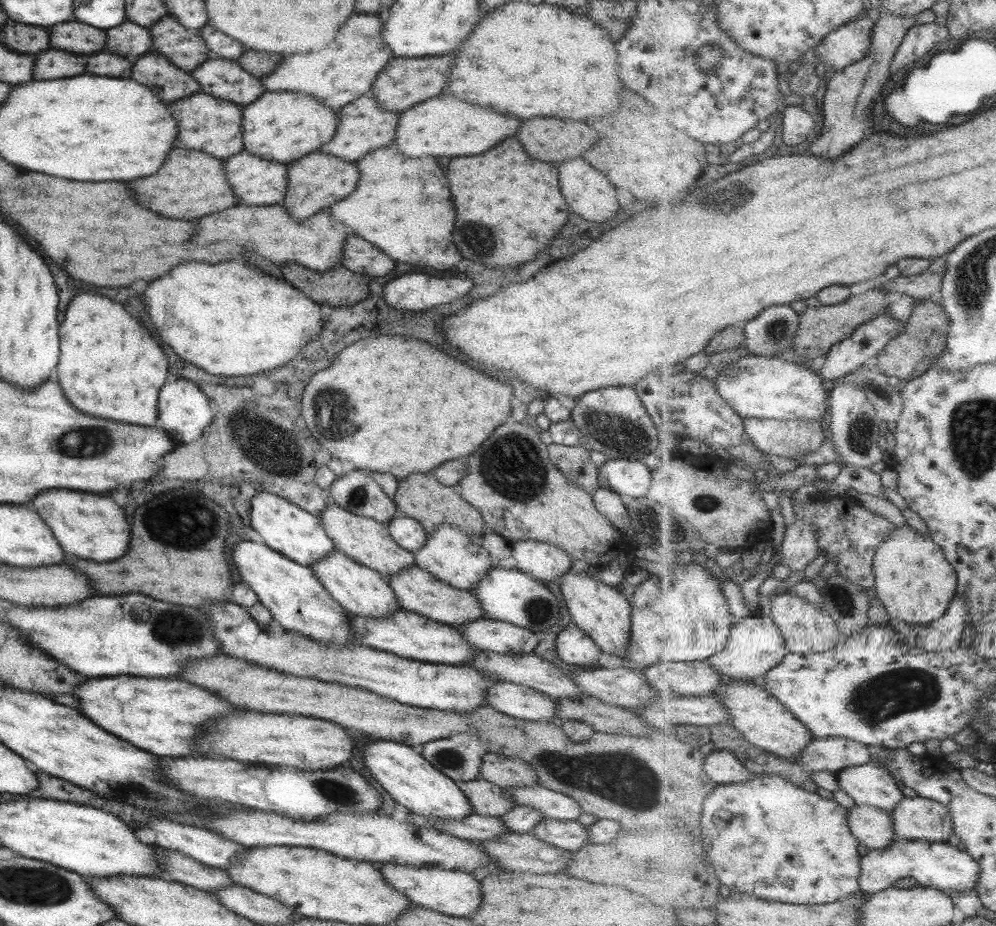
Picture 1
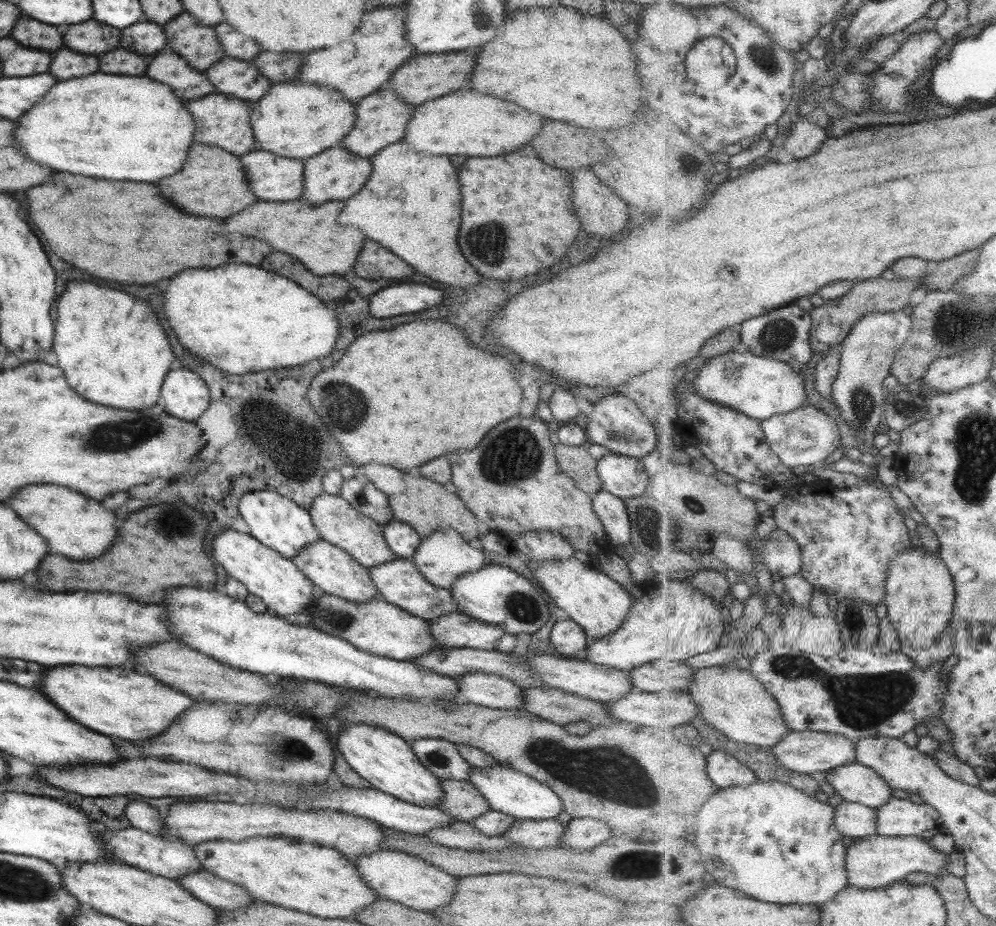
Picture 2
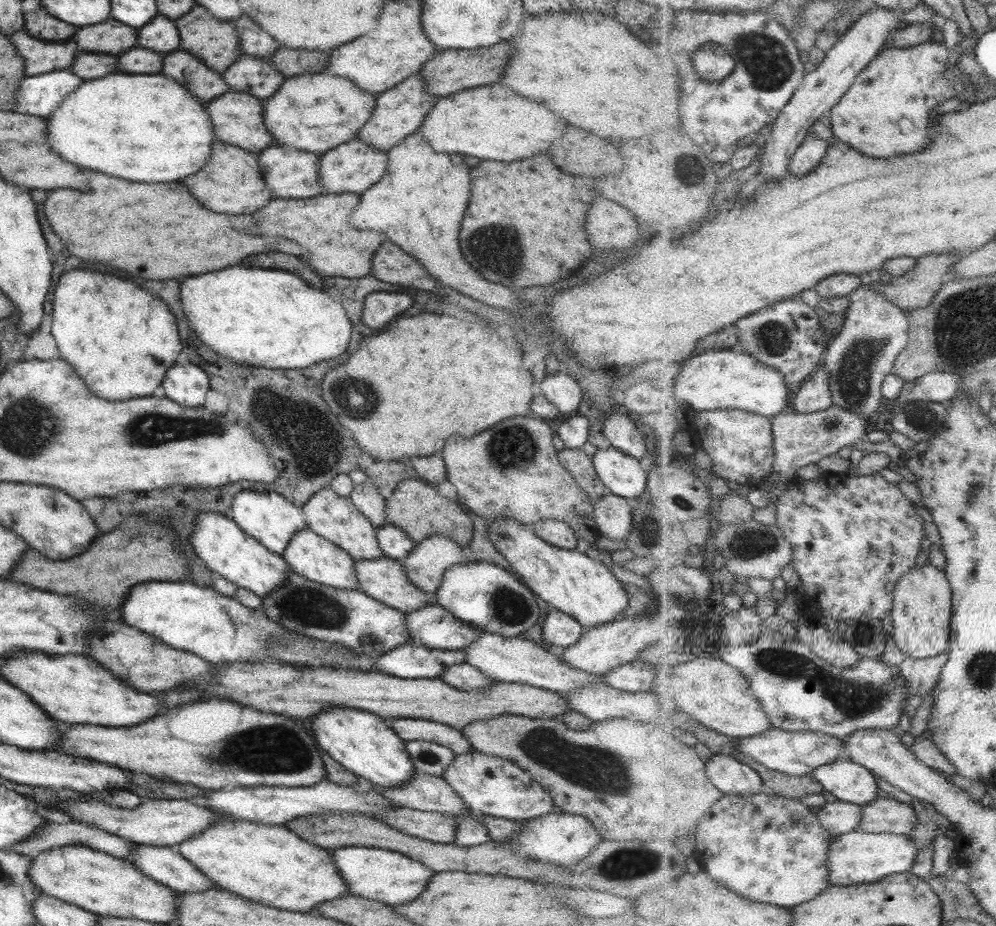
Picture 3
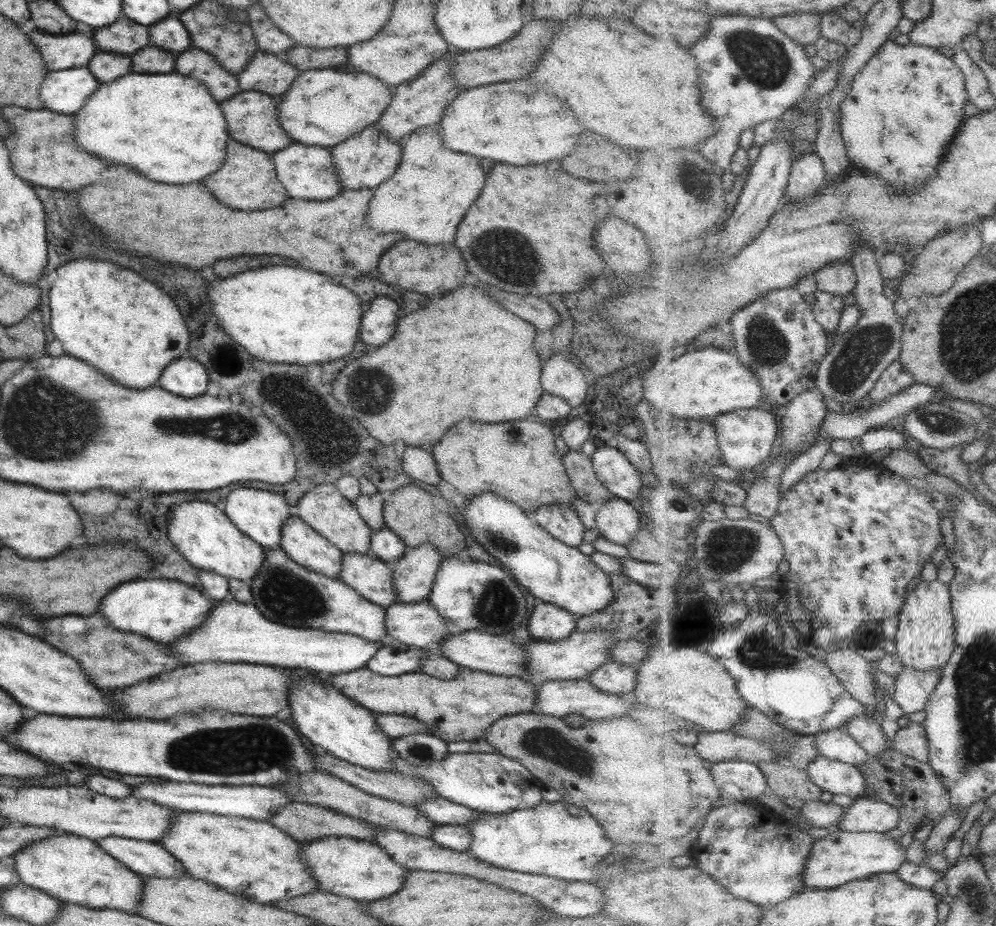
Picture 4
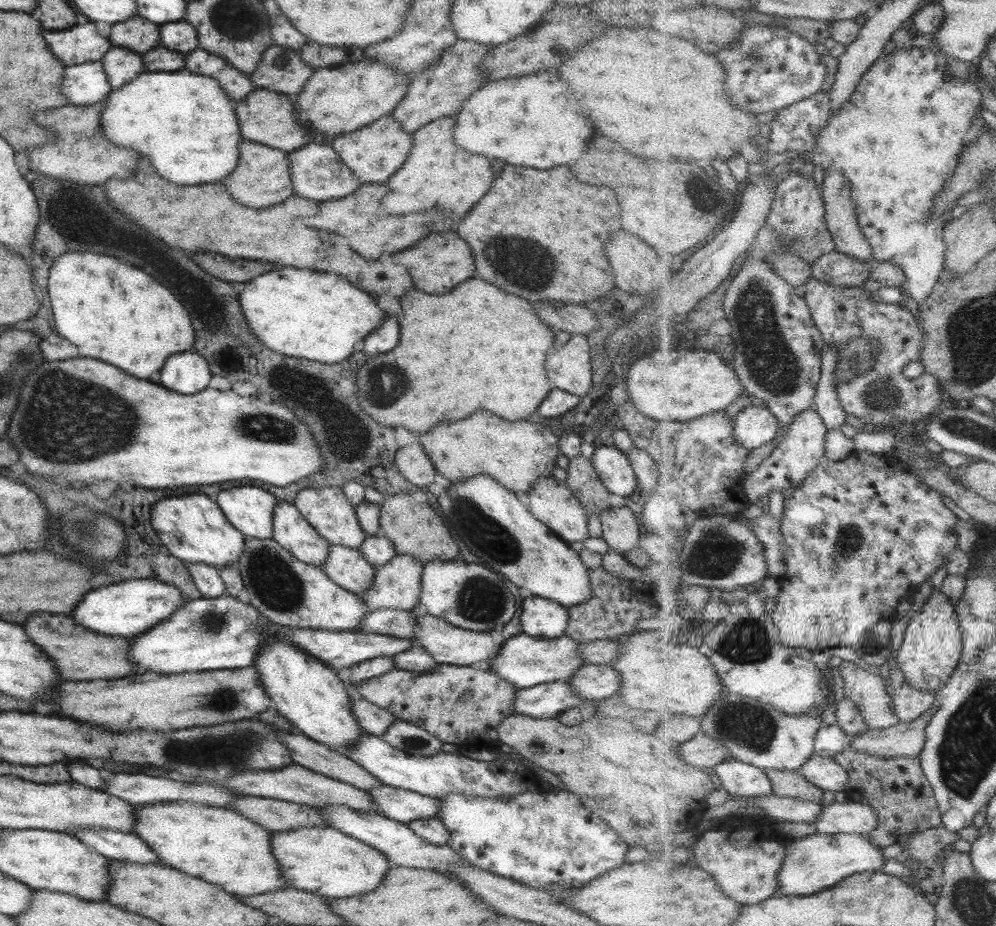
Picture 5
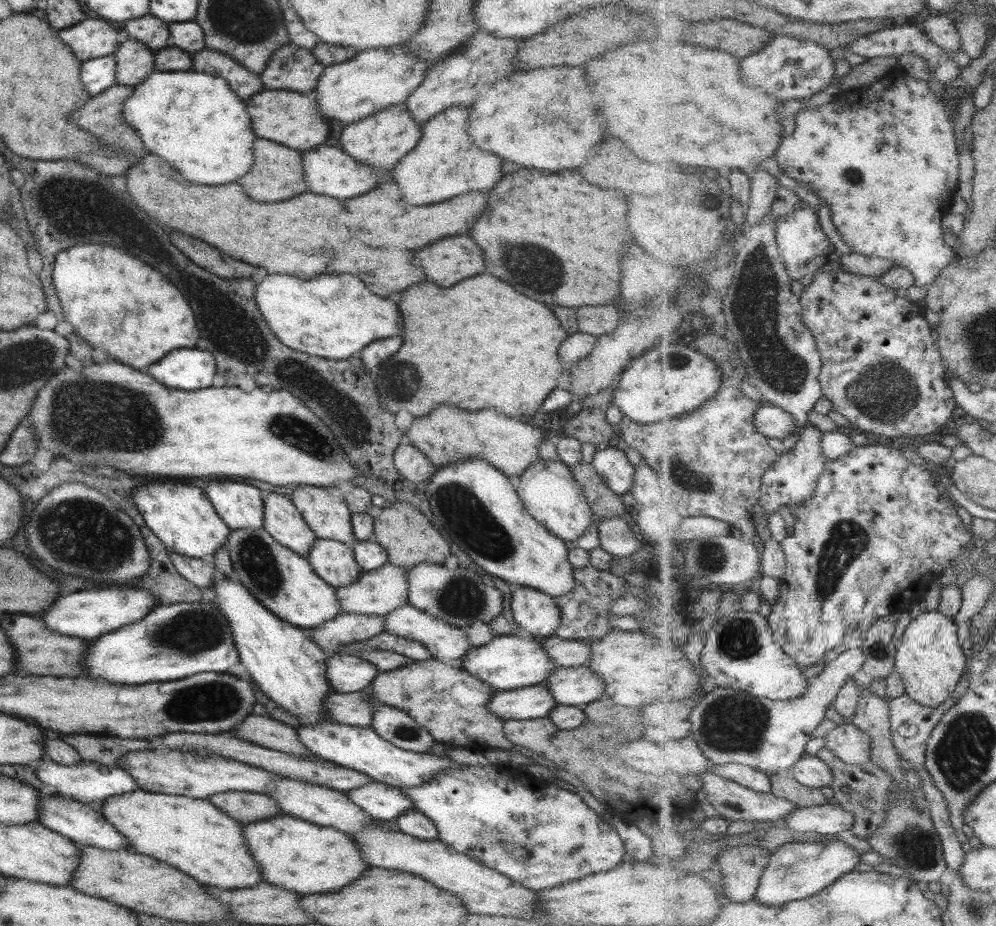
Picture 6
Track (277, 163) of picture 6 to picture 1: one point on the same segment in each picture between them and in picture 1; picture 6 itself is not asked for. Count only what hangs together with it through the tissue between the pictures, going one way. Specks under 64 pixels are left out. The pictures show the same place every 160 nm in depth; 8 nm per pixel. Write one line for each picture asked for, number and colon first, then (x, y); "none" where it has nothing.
1: (189, 185)
2: (211, 183)
3: (231, 183)
4: (246, 181)
5: (262, 178)

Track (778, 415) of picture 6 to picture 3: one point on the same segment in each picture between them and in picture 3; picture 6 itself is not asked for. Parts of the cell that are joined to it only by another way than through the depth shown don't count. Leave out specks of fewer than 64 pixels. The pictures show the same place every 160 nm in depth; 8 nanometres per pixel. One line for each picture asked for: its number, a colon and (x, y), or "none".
3: (740, 443)
4: (746, 436)
5: (755, 425)

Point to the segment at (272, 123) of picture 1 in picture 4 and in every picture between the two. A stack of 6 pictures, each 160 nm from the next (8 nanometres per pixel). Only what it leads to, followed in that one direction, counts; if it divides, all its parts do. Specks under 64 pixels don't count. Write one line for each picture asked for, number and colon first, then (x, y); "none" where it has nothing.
2: (292, 120)
3: (315, 112)
4: (322, 108)

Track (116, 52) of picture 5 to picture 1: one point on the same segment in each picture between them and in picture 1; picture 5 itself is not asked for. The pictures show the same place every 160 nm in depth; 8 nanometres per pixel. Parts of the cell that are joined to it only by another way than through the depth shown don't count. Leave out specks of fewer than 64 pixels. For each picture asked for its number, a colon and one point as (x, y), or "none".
1: (51, 64)
2: (65, 64)
3: (88, 66)
4: (106, 67)

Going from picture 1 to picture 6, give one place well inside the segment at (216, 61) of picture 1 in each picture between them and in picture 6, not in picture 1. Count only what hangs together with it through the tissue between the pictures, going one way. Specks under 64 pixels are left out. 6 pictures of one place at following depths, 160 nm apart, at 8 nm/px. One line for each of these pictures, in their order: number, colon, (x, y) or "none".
2: (239, 79)
3: (250, 75)
4: (266, 73)
5: (280, 70)
6: (292, 68)

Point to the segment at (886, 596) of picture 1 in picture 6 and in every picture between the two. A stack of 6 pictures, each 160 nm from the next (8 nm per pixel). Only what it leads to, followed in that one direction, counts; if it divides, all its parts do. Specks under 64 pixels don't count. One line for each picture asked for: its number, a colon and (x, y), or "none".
2: (921, 595)
3: (923, 600)
4: (926, 639)
5: (933, 643)
6: (931, 662)

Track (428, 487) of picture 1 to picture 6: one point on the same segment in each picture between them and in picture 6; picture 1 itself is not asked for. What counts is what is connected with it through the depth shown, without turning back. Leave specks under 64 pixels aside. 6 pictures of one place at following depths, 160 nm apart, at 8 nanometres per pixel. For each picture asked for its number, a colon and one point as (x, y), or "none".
2: (425, 506)
3: (415, 507)
4: (414, 515)
5: (414, 529)
6: (408, 538)

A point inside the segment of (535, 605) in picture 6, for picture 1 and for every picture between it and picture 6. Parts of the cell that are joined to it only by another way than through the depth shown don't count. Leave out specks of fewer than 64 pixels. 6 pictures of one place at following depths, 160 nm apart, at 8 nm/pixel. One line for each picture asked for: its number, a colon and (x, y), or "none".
1: (573, 646)
2: (568, 639)
3: (557, 629)
4: (547, 623)
5: (541, 619)

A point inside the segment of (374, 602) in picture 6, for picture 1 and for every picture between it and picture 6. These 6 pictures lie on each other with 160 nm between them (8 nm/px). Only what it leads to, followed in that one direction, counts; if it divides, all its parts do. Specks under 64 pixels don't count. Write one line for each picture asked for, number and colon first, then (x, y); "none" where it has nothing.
1: (449, 555)
2: (441, 557)
3: (424, 566)
4: (413, 576)
5: (396, 585)

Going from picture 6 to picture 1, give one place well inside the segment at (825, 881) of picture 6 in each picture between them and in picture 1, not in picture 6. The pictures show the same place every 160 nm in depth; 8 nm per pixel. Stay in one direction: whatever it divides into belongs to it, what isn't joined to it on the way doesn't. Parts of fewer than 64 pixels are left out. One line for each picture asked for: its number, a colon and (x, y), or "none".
1: (940, 865)
2: (877, 861)
3: (859, 857)
4: (840, 857)
5: (814, 863)

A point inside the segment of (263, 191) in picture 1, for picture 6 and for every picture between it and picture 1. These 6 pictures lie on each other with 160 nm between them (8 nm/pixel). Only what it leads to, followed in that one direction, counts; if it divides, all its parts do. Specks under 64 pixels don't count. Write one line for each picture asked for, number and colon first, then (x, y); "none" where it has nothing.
2: (270, 177)
3: (291, 173)
4: (301, 178)
5: (317, 173)
6: (328, 171)

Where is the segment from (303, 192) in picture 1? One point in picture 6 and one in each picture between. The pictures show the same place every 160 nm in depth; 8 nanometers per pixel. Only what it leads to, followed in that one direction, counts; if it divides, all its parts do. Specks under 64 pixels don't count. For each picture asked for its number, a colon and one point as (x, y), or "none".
2: (334, 174)
3: (351, 167)
4: (365, 159)
5: (373, 153)
6: (380, 140)

